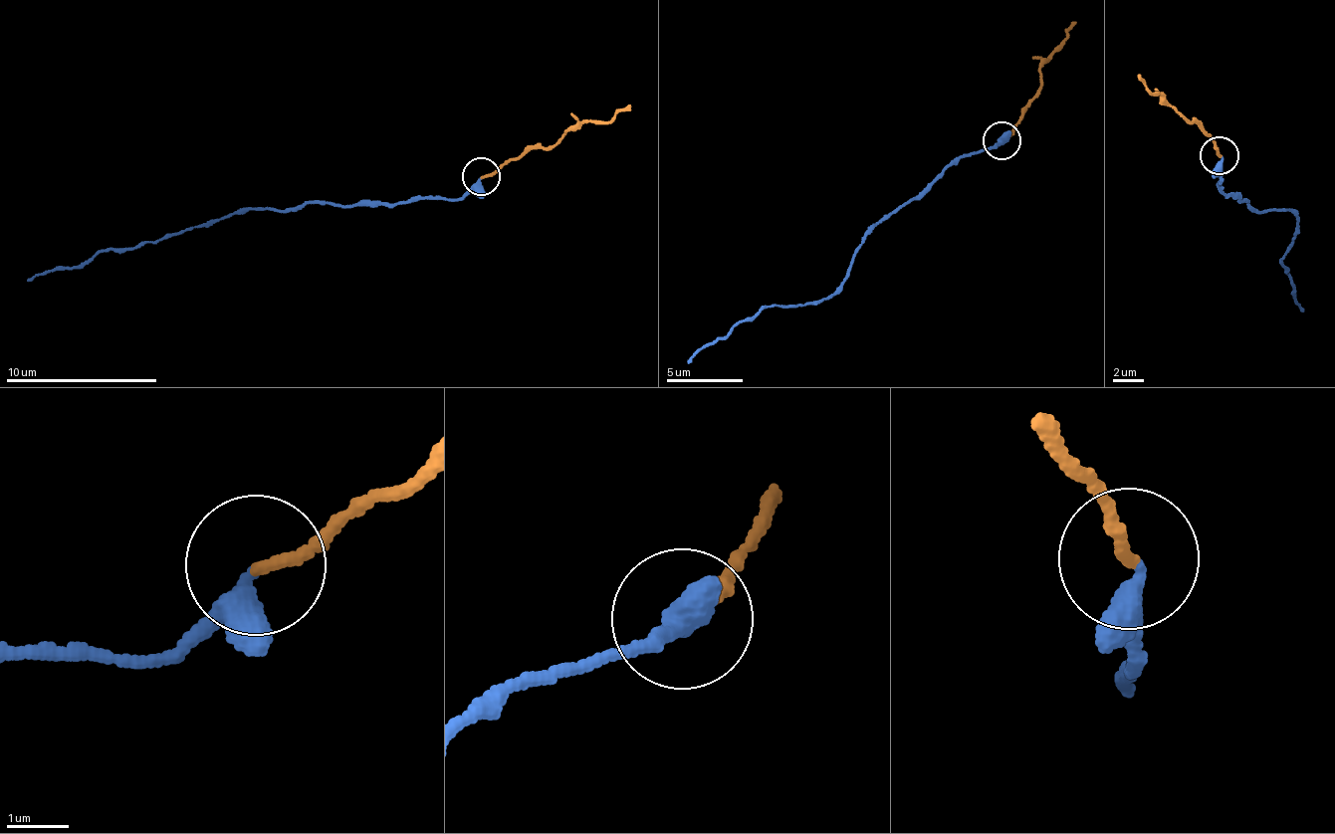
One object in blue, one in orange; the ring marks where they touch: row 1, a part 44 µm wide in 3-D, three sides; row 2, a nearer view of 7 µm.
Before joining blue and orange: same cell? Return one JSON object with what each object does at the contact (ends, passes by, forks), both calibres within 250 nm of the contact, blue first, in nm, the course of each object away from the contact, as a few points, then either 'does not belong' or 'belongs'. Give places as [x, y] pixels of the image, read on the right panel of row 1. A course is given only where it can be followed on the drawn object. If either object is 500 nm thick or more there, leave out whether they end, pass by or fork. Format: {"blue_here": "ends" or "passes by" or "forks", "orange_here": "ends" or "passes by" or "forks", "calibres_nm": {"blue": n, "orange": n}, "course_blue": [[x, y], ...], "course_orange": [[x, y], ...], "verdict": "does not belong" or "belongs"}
{"blue_here": "passes by", "orange_here": "ends", "calibres_nm": {"blue": 240, "orange": 180}, "course_blue": [[1223, 154], [1215, 185], [1222, 192], [1250, 201], [1258, 212], [1293, 210], [1295, 240], [1278, 259], [1303, 312]], "course_orange": [[1219, 154], [1198, 125], [1149, 92], [1137, 74]], "verdict": "belongs"}

